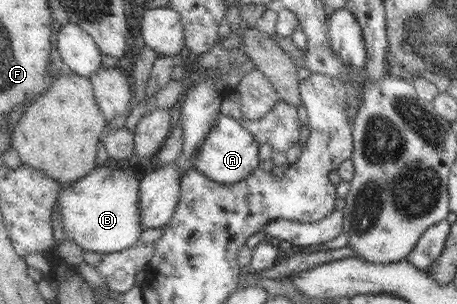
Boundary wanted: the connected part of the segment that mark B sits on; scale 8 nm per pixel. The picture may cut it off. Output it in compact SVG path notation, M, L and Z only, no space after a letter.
M108 163L75 183L65 185L55 205L64 234L83 251L104 255L133 247L146 231L141 222L140 183L134 167Z

